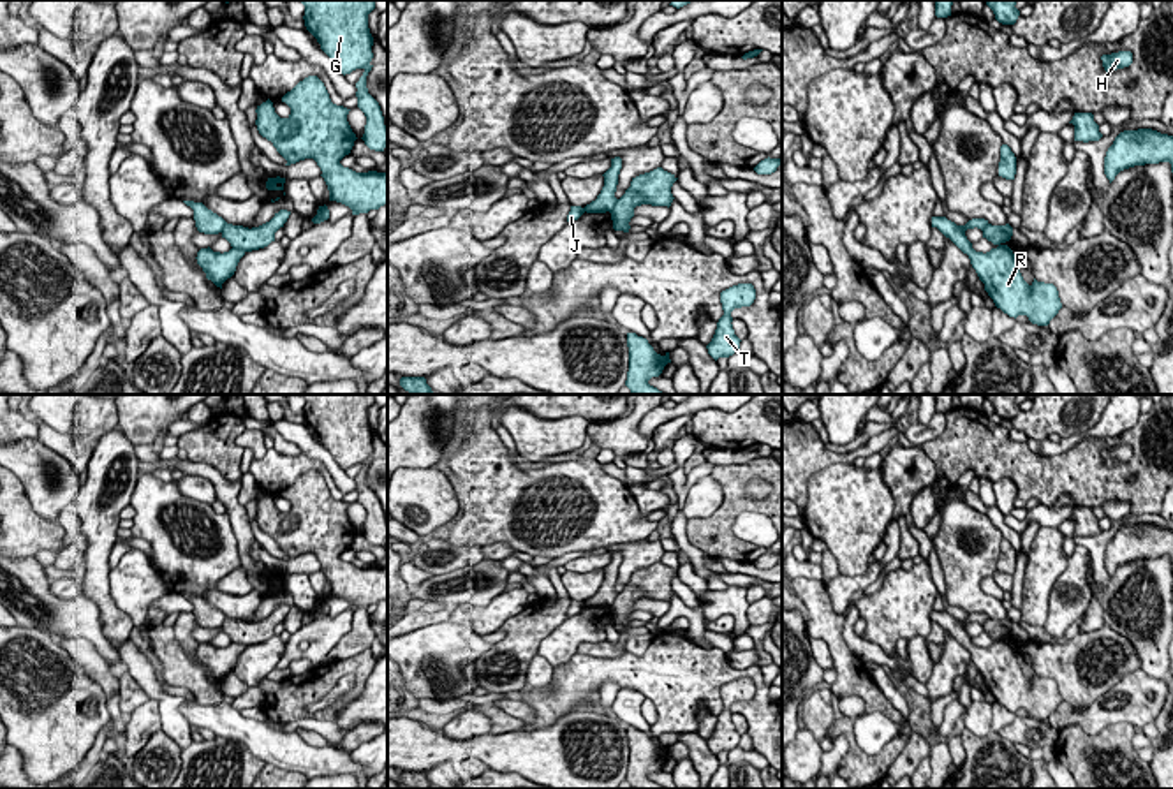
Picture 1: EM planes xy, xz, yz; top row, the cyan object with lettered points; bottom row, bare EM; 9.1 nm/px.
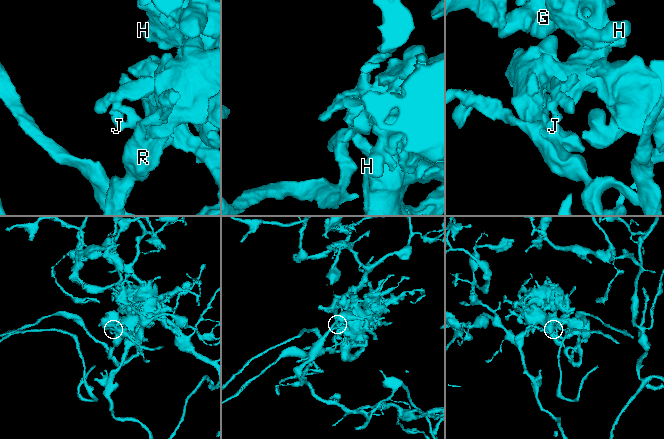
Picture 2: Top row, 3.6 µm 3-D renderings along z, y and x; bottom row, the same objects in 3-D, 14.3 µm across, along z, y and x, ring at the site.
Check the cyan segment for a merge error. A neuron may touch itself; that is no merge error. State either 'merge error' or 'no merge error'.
merge error

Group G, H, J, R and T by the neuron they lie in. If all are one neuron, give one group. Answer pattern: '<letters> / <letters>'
G H J T / R

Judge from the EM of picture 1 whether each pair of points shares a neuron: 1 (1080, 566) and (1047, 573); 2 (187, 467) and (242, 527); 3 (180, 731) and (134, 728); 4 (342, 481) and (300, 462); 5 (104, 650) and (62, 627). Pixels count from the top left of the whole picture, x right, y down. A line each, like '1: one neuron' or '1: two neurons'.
1: two neurons
2: one neuron
3: two neurons
4: two neurons
5: one neuron

